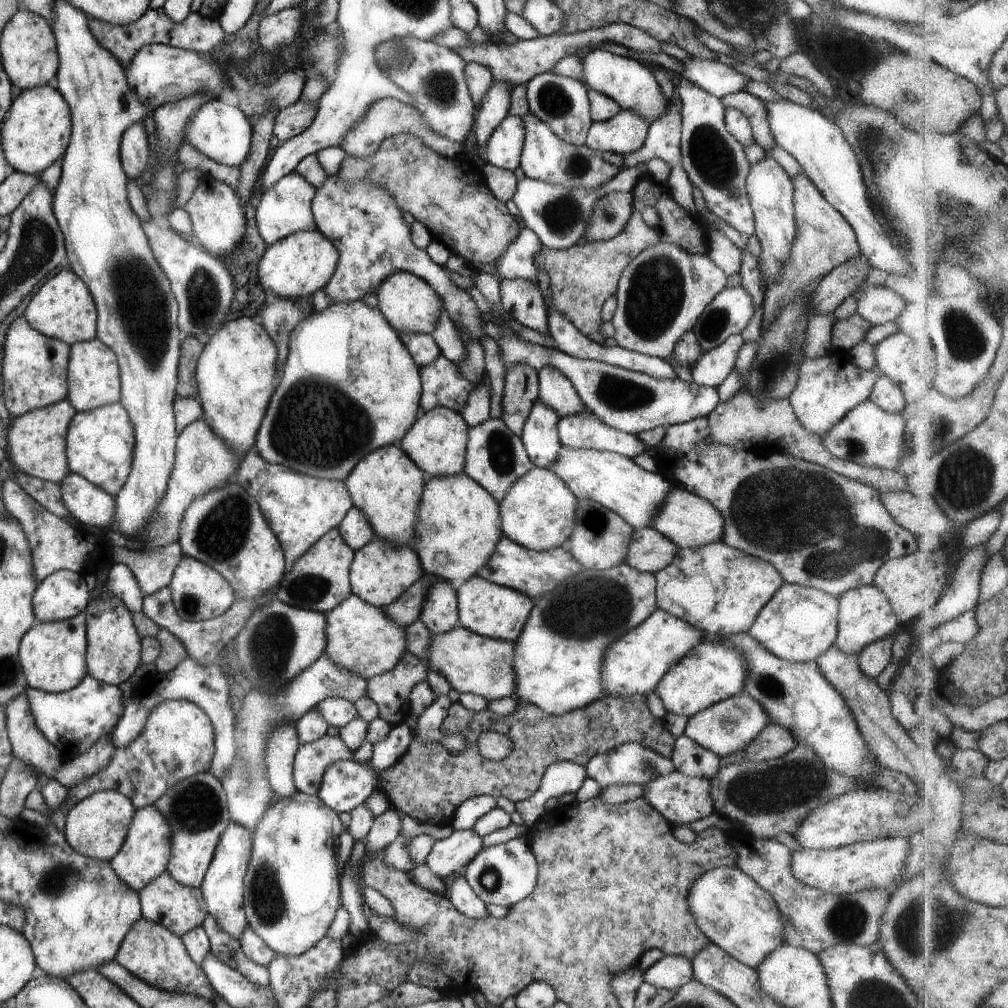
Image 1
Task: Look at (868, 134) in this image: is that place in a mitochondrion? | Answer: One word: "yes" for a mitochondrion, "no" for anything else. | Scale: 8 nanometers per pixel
yes

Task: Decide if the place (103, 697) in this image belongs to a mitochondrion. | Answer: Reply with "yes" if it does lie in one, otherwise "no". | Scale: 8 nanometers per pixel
no

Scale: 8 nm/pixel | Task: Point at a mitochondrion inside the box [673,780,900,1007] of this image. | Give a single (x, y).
(848, 920)

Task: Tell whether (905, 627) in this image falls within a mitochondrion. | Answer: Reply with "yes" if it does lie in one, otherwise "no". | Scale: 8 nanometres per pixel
no

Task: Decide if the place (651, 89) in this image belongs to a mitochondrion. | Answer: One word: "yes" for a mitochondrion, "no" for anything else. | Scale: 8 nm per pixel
no

